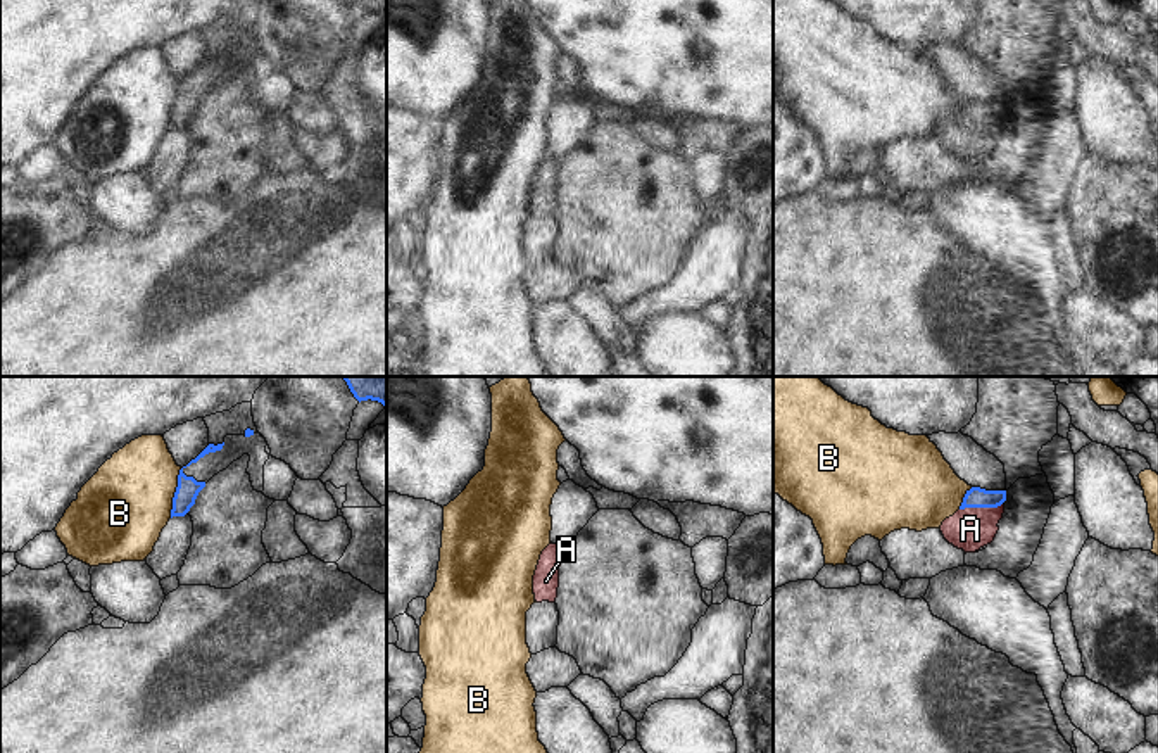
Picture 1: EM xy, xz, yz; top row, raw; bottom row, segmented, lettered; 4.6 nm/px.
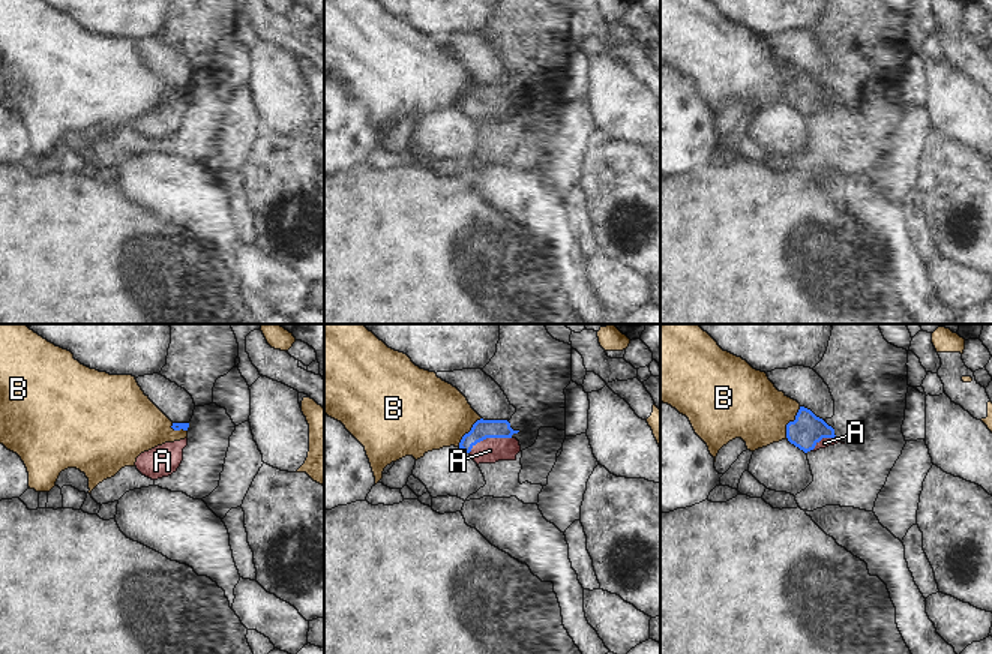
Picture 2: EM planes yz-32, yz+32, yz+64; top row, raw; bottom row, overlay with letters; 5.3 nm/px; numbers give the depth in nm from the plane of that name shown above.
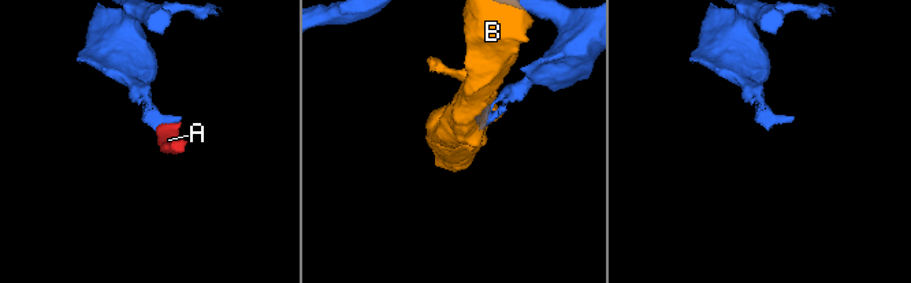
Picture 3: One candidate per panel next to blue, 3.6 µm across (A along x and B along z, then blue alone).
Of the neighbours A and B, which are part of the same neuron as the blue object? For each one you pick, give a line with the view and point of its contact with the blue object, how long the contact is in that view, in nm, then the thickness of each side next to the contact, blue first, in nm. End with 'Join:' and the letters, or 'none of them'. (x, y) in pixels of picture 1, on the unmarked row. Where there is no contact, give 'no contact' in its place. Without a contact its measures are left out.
A: yz (981, 120) | 200 nm | 100/200 nm
Join: A

